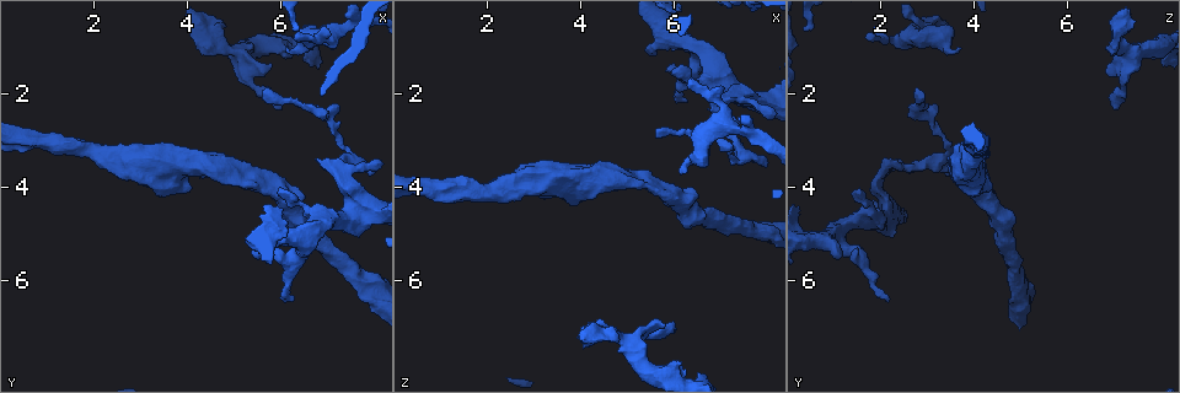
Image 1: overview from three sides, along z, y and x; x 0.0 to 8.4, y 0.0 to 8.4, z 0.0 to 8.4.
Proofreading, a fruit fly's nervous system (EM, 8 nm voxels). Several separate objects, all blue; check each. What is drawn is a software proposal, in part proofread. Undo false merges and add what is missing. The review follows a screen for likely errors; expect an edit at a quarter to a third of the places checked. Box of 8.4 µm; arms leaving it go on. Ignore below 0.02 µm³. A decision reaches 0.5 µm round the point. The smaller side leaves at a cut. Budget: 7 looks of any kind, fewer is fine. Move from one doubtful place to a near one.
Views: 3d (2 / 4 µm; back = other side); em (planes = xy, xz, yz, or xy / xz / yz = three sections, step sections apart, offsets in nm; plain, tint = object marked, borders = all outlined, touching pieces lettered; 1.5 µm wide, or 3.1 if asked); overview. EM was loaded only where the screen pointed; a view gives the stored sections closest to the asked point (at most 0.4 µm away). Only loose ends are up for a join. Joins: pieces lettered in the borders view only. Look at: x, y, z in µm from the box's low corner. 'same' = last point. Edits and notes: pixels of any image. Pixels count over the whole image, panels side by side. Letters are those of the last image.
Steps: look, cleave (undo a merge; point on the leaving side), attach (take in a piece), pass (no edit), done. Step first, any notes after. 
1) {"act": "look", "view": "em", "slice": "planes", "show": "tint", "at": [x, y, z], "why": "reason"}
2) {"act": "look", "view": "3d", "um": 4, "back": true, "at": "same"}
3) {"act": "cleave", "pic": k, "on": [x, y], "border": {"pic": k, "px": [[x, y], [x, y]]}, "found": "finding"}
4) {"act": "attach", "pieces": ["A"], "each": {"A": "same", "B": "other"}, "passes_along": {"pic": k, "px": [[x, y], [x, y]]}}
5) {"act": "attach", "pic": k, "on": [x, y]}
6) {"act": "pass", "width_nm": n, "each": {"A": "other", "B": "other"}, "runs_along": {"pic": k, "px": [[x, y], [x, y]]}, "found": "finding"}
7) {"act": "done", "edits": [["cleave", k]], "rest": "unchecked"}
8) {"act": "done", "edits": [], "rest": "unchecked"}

{"act": "look", "view": "em", "slice": "xz", "step": 8, "show": "borders", "at": [4.55, 1.15, 6.95], "why": "branch stops here"}

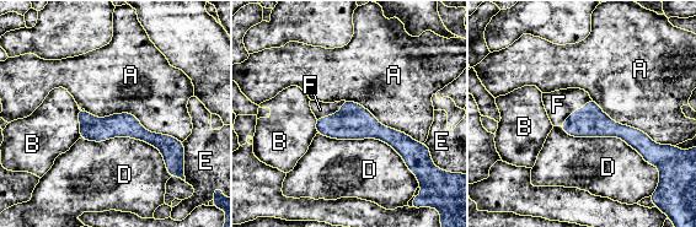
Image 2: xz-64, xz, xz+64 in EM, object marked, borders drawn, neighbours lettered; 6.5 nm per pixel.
{"act": "look", "view": "em", "slice": "planes", "show": "borders", "at": "same", "why": "another direction"}

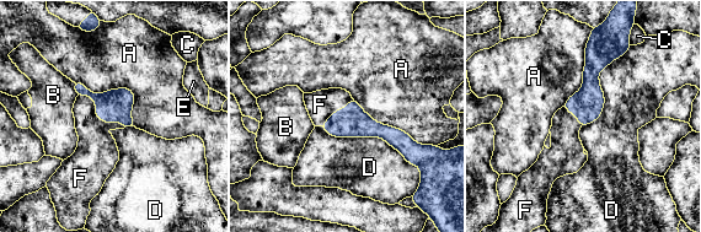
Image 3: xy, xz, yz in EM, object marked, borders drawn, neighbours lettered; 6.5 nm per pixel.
{"act": "attach", "pieces": ["F"], "each": {"A": "other", "B": "other", "C": "other", "D": "other", "E": "other", "F": "same"}, "found": "it goes on there"}

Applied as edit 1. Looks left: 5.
{"act": "look", "view": "overview"}

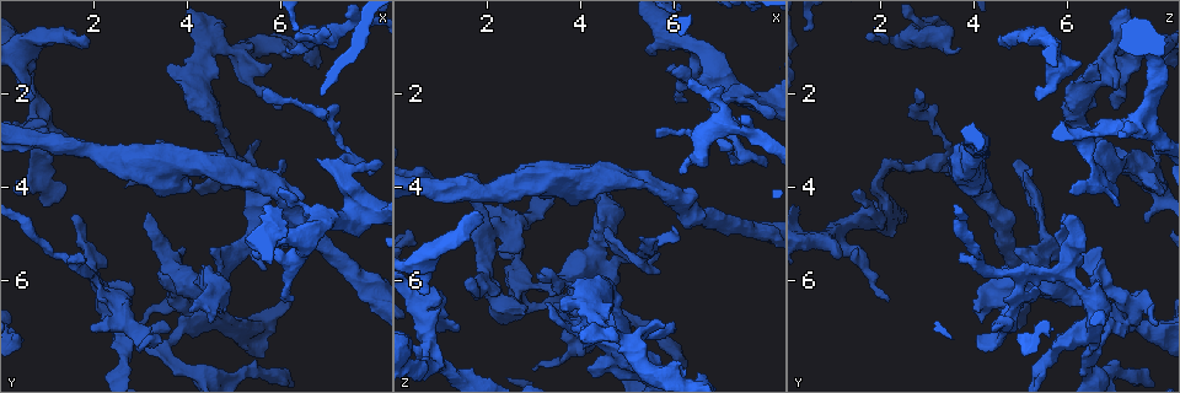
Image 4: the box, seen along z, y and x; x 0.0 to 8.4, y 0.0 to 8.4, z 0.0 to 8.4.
{"act": "look", "view": "em", "slice": "planes", "show": "tint", "at": [6.40, 0.80, 1.65], "why": "branch stops here"}

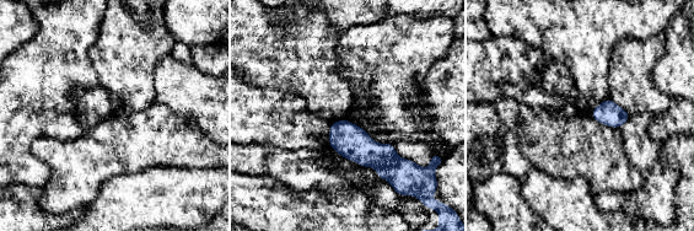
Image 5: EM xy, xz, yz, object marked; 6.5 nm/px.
{"act": "look", "view": "em", "slice": "planes", "show": "borders", "at": "same"}

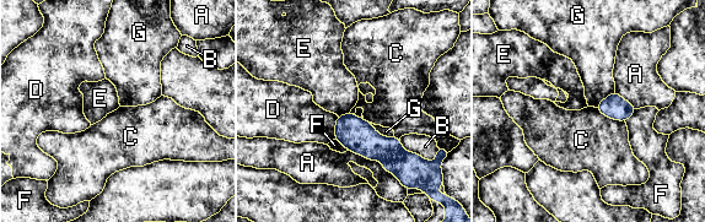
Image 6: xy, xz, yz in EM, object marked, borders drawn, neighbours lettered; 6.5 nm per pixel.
{"act": "pass", "width_nm": 160, "each": {"A": "other", "B": "other", "C": "other", "D": "other", "E": "other", "F": "other", "G": "other"}, "border": {"pic": 6, "px": [[596, 108], [609, 118], [624, 122]]}, "found": "no lettered piece goes on from it"}

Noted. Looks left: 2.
{"act": "look", "view": "em", "slice": "planes", "show": "tint", "at": [5.60, 1.95, 2.90], "why": "thin end"}

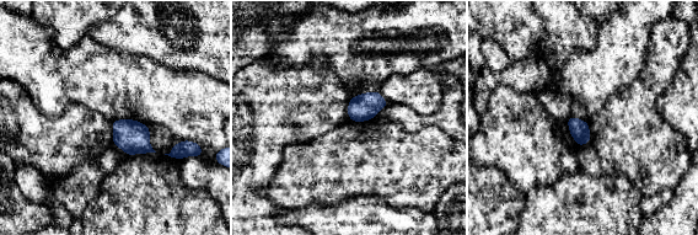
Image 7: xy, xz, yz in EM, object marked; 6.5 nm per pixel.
{"act": "look", "view": "em", "slice": "planes", "show": "borders", "at": "same", "why": "what lies round it"}

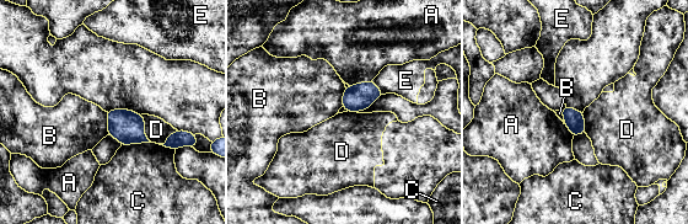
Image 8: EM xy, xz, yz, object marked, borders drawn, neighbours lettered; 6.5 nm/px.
{"act": "pass", "each": {"A": "other", "B": "other", "C": "other", "D": "other", "E": "other"}, "found": "none of them fits"}

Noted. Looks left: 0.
{"act": "done", "edits": [["attach", 3]], "rest": "unchecked"}

